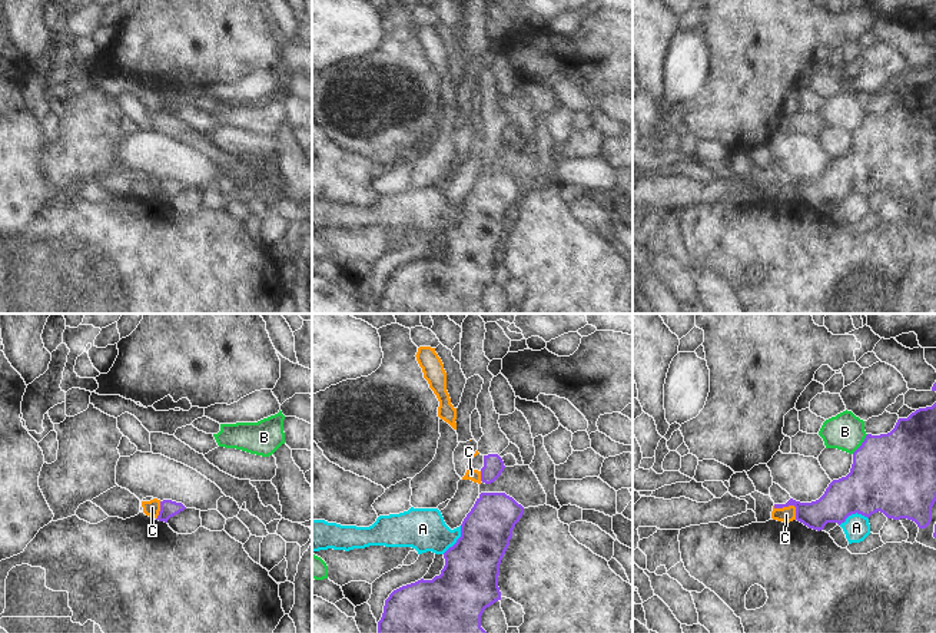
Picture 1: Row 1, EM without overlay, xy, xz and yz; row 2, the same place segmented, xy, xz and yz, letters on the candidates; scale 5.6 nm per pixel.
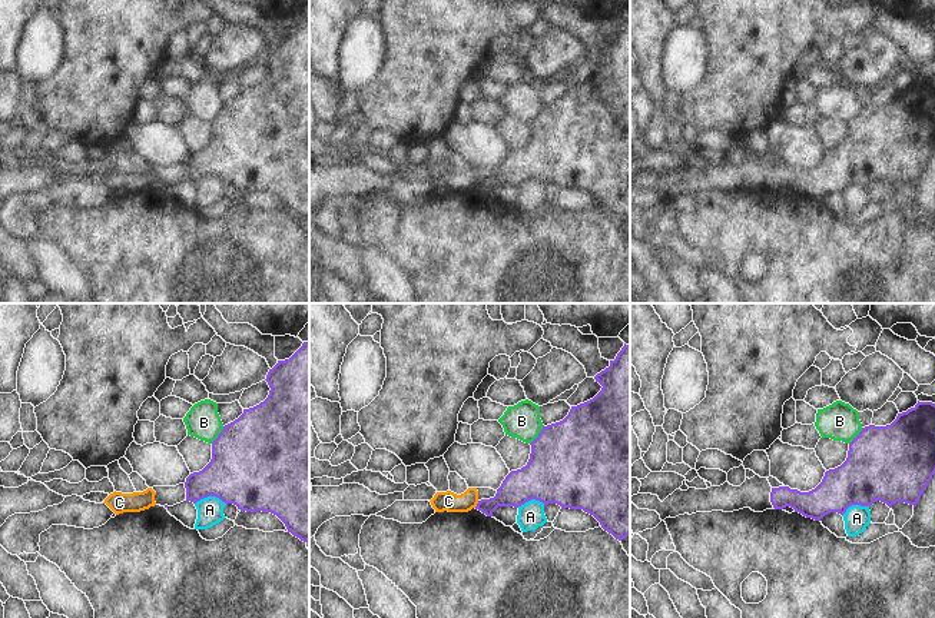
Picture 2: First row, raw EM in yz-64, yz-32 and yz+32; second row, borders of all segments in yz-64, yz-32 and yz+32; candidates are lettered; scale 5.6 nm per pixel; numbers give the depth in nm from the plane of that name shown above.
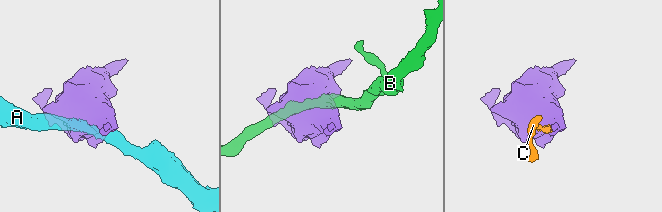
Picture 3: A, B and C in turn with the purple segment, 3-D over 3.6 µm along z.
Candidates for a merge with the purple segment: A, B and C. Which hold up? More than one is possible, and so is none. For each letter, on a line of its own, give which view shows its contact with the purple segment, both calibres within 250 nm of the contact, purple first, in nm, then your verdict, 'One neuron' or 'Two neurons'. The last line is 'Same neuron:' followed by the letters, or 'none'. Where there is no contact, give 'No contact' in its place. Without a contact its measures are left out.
A: Touches purple in yz. Thickness 360 nm (purple) against 150 nm. Two neurons
B: Touches purple in yz. Thickness 460 nm (purple) against 200 nm. Two neurons
C: Touches purple in yz. Thickness 190 nm (purple) against 90 nm. Two neurons
Same neuron: none.

